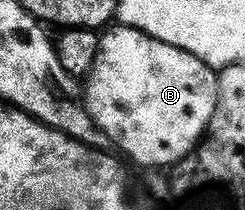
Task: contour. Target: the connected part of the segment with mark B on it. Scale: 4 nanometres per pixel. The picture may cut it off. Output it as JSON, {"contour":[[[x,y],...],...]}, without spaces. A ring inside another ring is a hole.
{"contour":[[[106,27],[100,33],[99,54],[95,54],[93,68],[83,84],[85,108],[110,145],[118,148],[118,153],[126,152],[135,163],[146,164],[149,170],[168,169],[189,155],[205,135],[205,125],[212,118],[217,101],[217,72],[195,58],[195,54],[157,40],[137,28],[113,27]]]}

